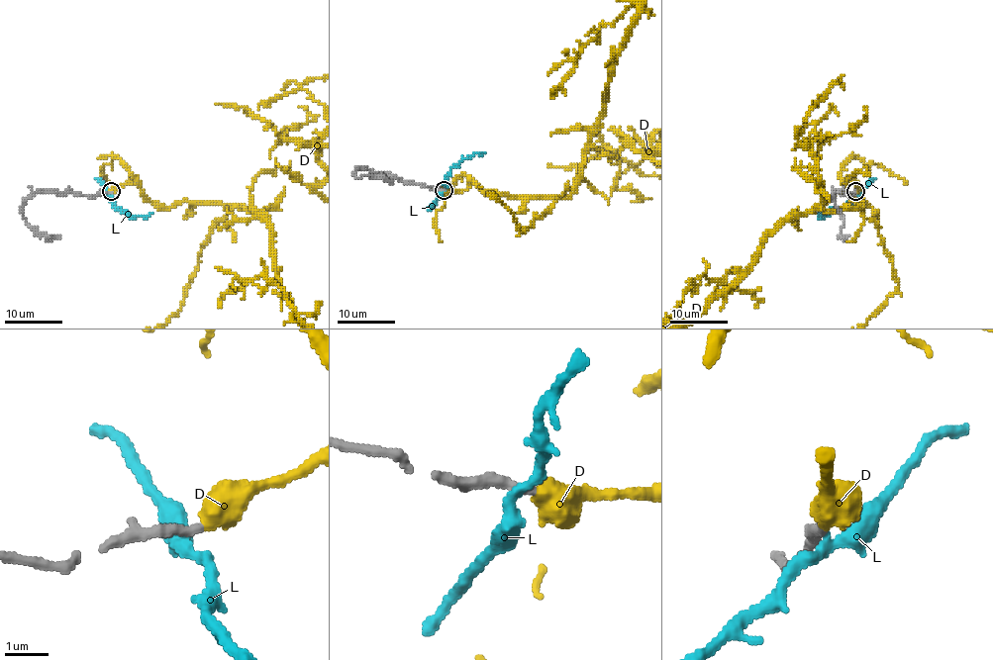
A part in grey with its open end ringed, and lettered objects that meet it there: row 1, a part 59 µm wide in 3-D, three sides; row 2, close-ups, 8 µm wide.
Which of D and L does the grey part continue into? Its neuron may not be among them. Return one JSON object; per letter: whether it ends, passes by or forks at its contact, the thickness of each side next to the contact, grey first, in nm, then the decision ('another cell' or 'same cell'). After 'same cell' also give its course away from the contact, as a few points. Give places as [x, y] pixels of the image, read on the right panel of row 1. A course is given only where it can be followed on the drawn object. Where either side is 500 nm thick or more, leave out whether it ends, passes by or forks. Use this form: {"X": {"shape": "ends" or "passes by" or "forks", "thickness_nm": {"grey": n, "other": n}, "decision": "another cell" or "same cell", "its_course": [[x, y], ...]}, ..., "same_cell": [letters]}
{"D": {"thickness_nm": {"grey": 240, "other": 550}, "decision": "same cell"}, "L": {"shape": "passes by", "thickness_nm": {"grey": 280, "other": 260}, "decision": "another cell"}, "same_cell": ["D"]}

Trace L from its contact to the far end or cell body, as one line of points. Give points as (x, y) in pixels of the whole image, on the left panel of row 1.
L: (108, 192), (117, 211), (126, 211), (131, 216), (151, 213)

